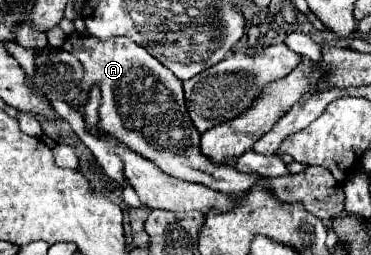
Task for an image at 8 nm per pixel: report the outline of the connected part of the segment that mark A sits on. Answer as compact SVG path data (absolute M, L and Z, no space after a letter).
M87 30L71 34L63 48L79 58L85 68L83 92L77 98L77 104L85 104L91 84L101 88L101 130L117 136L133 152L153 160L161 170L175 178L199 182L219 192L241 192L241 188L249 188L249 184L253 184L253 180L249 180L243 172L237 172L229 164L213 164L213 160L201 152L201 134L187 114L181 80L177 80L173 72L159 64L145 48L129 38L109 38L101 42Z

